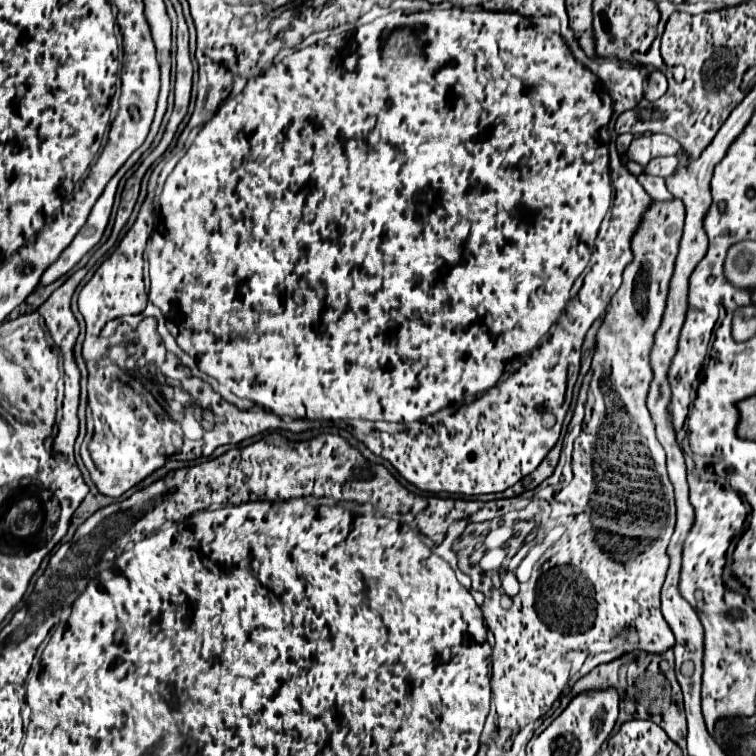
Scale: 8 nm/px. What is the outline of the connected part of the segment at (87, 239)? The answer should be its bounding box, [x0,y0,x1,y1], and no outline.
[39,172,125,286]

